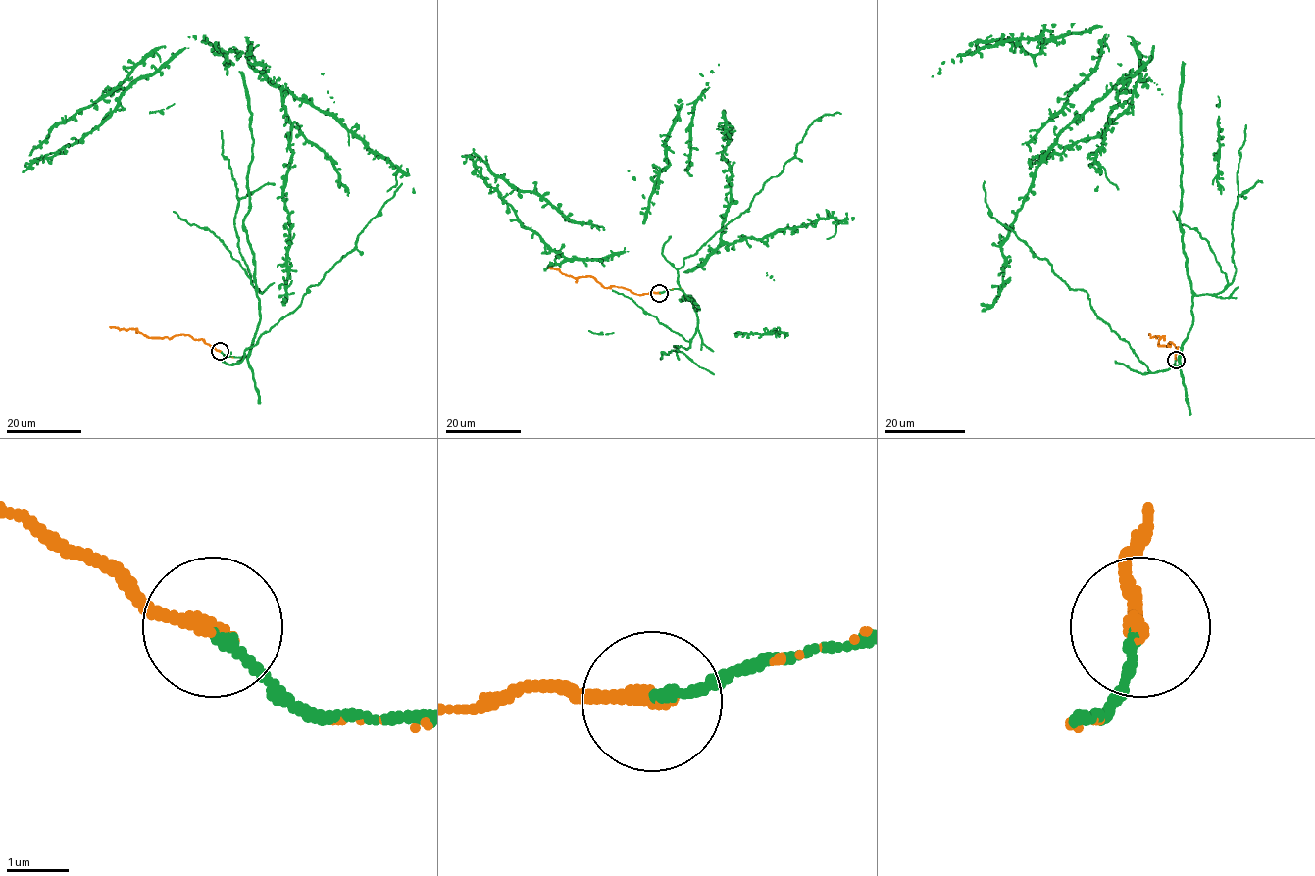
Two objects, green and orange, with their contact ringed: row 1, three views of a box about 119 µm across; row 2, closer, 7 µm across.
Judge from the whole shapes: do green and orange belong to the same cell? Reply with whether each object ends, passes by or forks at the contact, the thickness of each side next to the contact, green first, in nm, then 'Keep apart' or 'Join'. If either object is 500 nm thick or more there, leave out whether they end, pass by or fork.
At the ring green ends. At the ring orange ends. Thickness 170 nm (green) against 280 nm. Join

